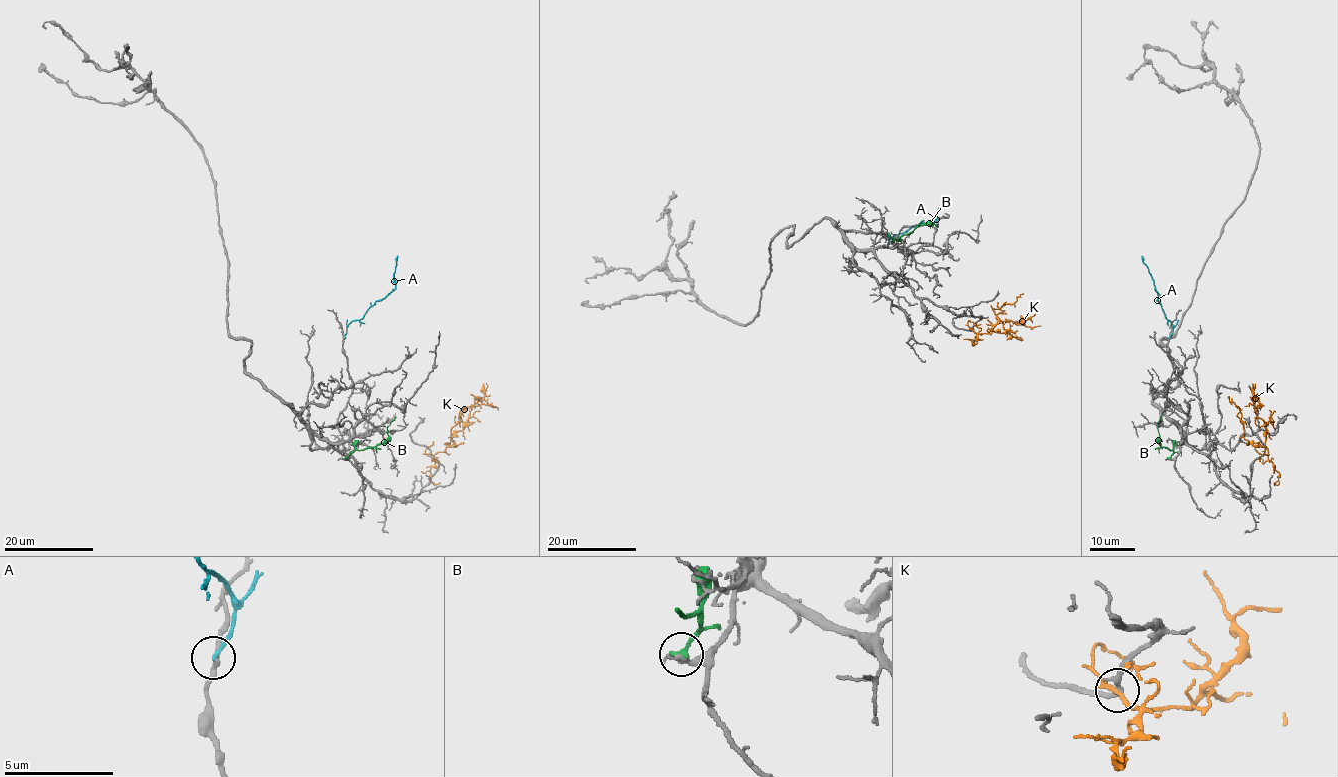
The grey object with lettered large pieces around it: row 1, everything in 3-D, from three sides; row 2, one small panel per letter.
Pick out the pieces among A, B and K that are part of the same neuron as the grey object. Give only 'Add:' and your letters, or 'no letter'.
Add: no letter

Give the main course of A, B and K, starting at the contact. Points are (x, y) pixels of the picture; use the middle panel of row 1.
A: (887, 234), (891, 238), (919, 223), (937, 220), (939, 207)
B: (889, 235), (898, 238), (929, 223), (938, 226)
K: (973, 330), (976, 333), (1004, 332), (1004, 321), (1023, 324), (1039, 310)

